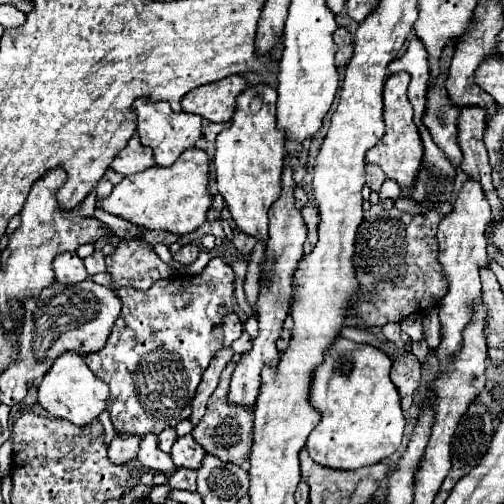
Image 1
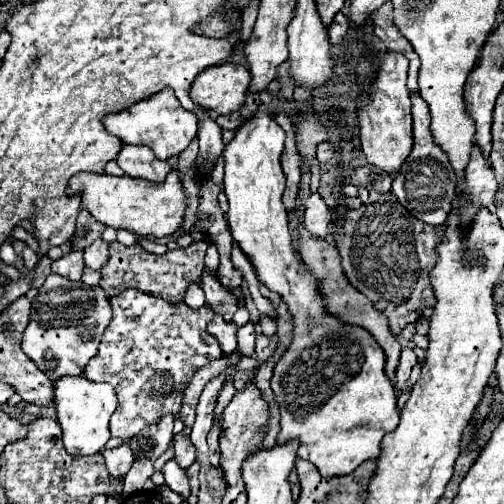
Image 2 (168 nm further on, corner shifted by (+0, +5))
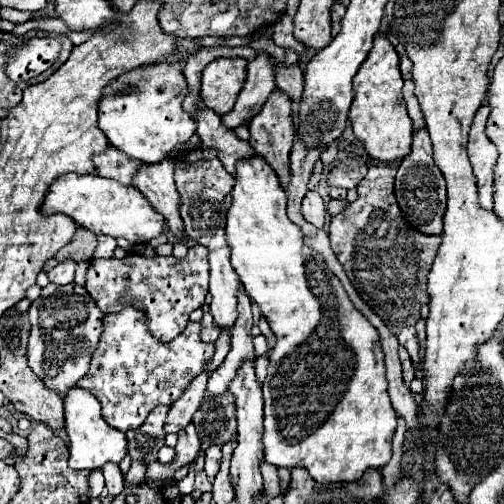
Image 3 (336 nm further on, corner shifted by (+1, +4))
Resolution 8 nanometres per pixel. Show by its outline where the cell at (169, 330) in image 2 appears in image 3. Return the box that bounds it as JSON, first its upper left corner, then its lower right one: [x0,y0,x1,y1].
[79,306,215,432]

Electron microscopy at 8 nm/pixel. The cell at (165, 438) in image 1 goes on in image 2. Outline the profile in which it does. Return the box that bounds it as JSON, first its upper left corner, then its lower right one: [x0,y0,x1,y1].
[124,415,174,493]

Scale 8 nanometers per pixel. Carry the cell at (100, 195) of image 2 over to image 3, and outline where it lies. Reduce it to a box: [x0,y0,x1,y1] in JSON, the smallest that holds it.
[43,174,165,242]

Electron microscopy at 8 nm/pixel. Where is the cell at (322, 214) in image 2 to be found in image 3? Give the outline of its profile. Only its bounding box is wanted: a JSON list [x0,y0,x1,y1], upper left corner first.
[301,190,327,228]

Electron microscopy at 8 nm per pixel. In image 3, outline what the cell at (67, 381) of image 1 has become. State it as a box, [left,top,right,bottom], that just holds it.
[65,386,127,470]

